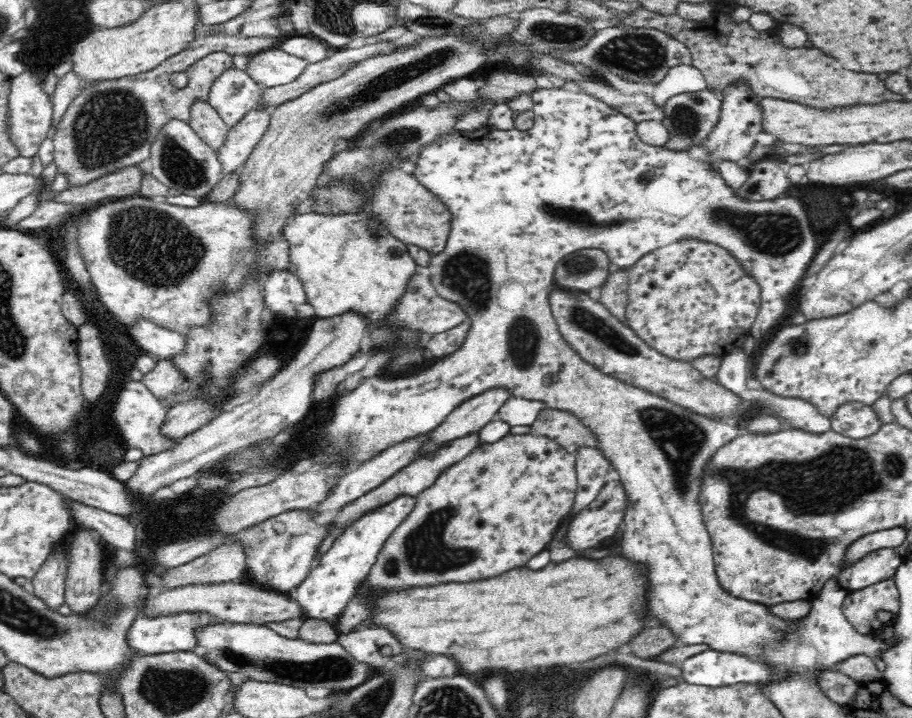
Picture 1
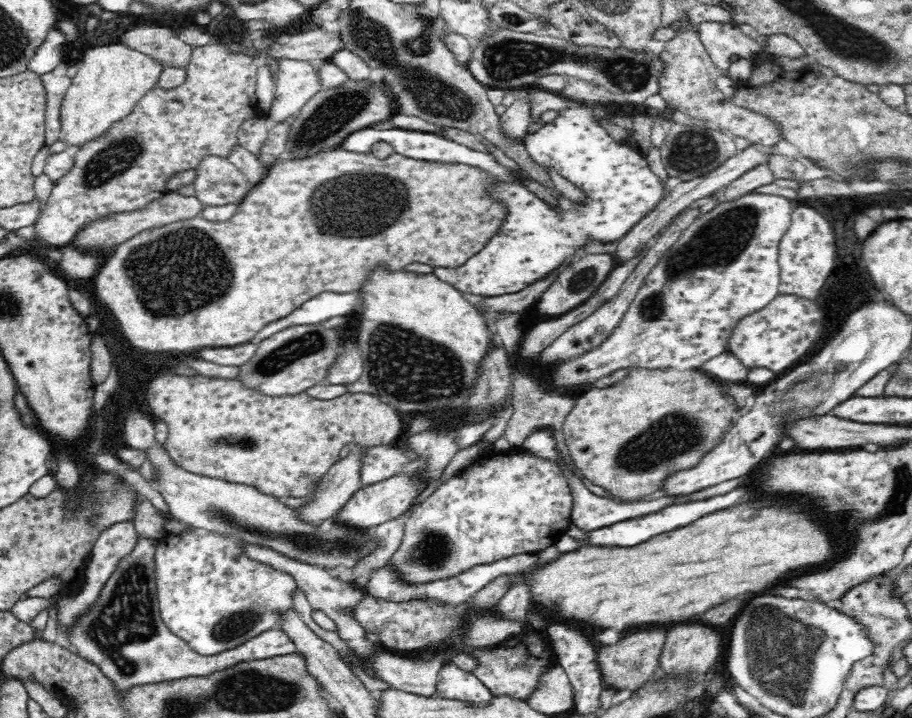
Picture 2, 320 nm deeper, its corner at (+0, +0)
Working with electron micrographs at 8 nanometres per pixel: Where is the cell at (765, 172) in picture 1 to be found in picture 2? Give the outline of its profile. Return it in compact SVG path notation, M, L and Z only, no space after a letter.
M752 192L720 203L695 219L646 276L635 301L630 304L614 332L596 348L553 366L551 388L545 389L557 394L575 393L621 368L701 369L711 358L726 353L726 344L736 322L764 309L779 294L782 282L780 242L791 225L795 205L796 202L784 197Z

